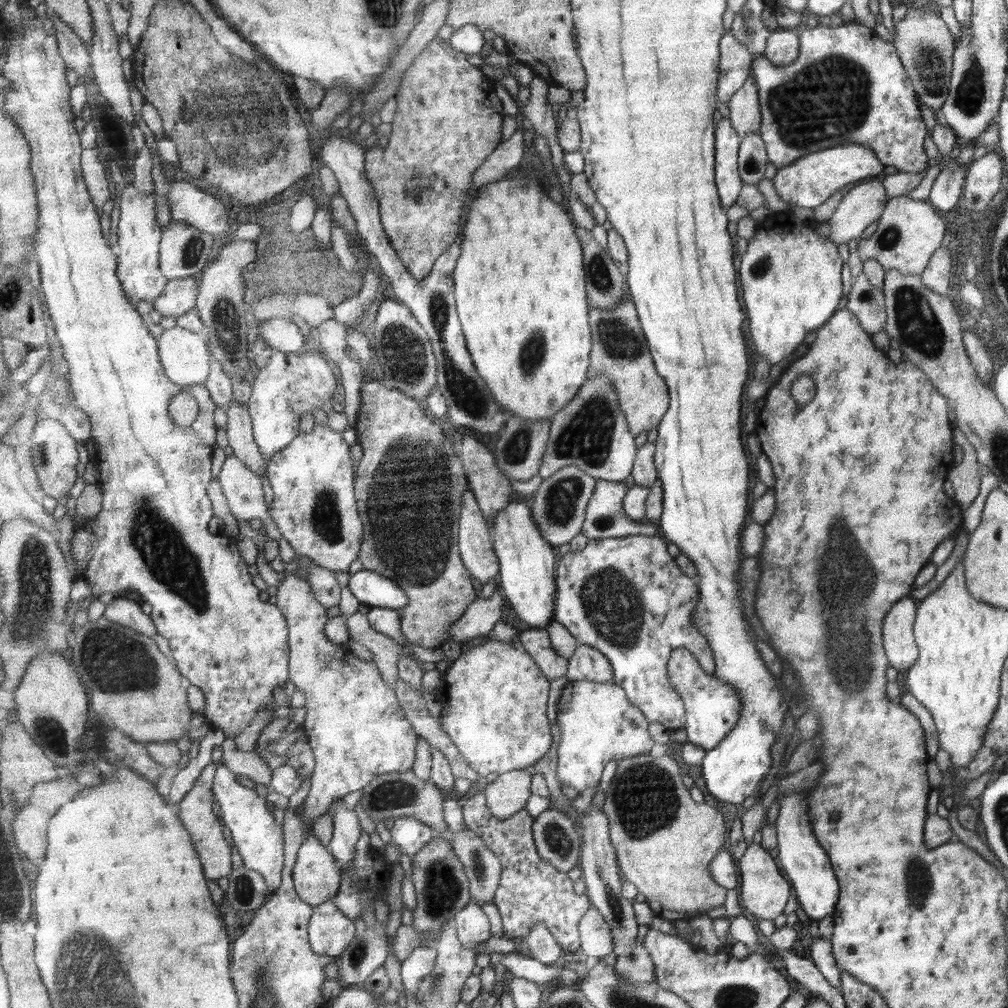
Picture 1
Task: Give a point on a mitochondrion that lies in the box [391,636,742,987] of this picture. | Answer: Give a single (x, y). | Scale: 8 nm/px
(645, 800)

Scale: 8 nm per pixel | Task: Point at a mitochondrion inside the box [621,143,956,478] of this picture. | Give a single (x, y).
(920, 328)

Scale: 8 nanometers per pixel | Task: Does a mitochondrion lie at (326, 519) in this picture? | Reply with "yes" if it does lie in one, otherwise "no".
yes

